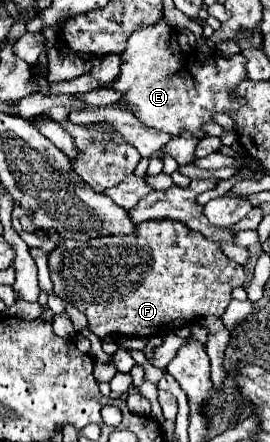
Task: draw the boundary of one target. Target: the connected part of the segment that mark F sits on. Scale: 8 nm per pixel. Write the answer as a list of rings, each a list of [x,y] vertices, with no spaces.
[[[172,219],[142,221],[132,235],[96,237],[90,241],[62,241],[48,257],[54,293],[78,307],[98,337],[120,333],[126,337],[164,337],[178,327],[186,327],[206,315],[222,315],[232,301],[232,289],[244,285],[242,265],[230,261],[202,233],[190,231],[184,223]]]

